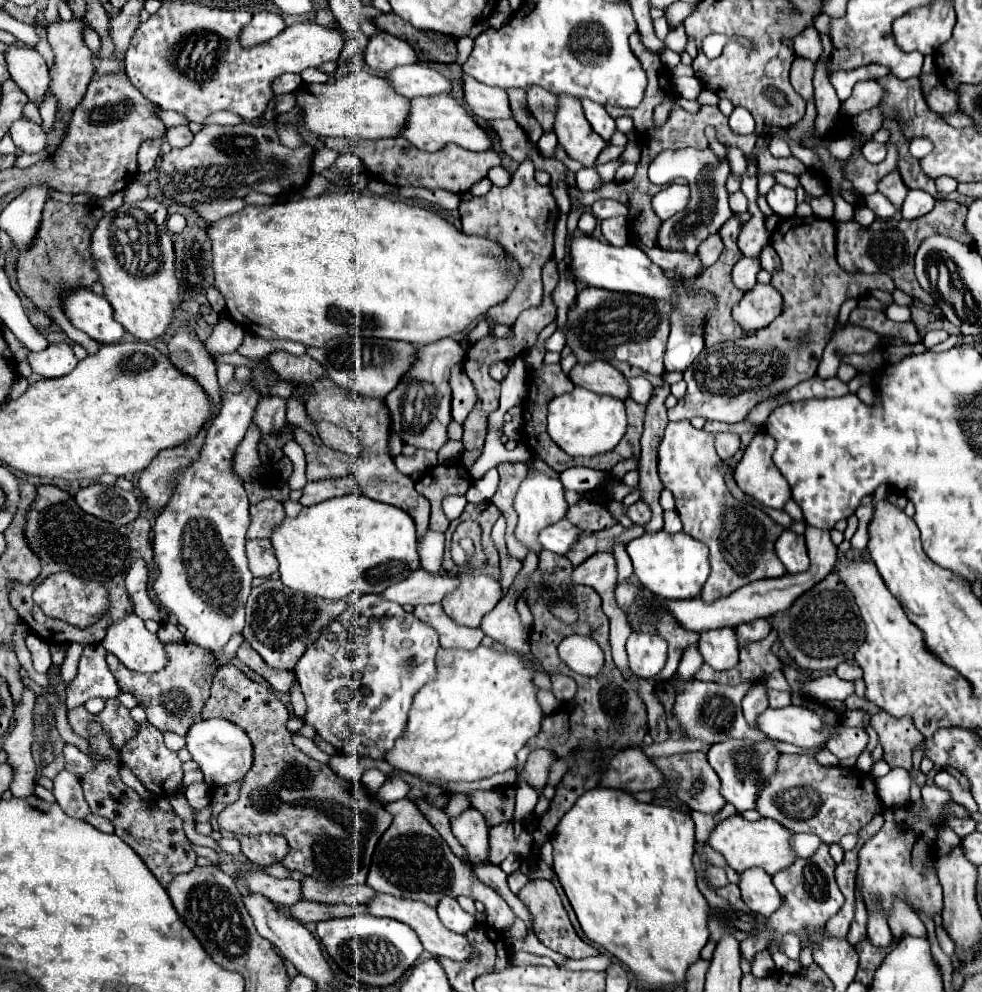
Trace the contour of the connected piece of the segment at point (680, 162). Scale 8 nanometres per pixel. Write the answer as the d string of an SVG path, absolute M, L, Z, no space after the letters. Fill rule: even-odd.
M696 148L664 150L652 160L648 176L654 184L664 184L666 180L672 180L672 174L678 174L688 180L690 202L682 212L674 214L670 220L662 222L658 246L664 250L696 252L700 242L708 234L718 232L720 226L732 216L732 210L728 206L728 190L726 190L726 178L730 174L730 164L728 164L728 160L720 160L710 148L706 148L706 150L696 150Z

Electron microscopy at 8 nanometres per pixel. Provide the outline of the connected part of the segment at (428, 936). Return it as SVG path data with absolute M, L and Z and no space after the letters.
M376 894L368 904L368 914L372 916L384 916L384 918L394 918L398 922L404 922L408 924L420 938L424 950L428 950L432 956L446 956L446 958L452 958L452 960L466 960L470 956L470 944L468 940L462 936L462 934L456 934L448 928L442 926L438 914L434 908L430 908L428 904L424 902L416 902L416 900L406 900L406 898L396 898L396 896L390 896L390 894Z

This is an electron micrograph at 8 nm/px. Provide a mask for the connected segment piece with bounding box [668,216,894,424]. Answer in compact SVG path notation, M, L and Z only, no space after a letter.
M816 216L814 220L786 218L778 224L770 244L782 260L782 270L772 276L770 284L784 298L780 316L752 336L726 340L702 352L684 372L684 382L688 382L686 398L668 410L670 420L702 416L728 424L744 422L758 402L774 398L816 374L824 346L836 326L838 310L846 298L861 298L869 295L870 290L894 290L894 282L888 274L852 274L838 266L832 226L830 220Z

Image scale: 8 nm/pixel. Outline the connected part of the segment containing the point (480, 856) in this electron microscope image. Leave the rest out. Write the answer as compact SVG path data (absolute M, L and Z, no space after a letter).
M466 808L460 816L450 820L452 832L466 848L472 862L488 860L488 824L476 808Z

